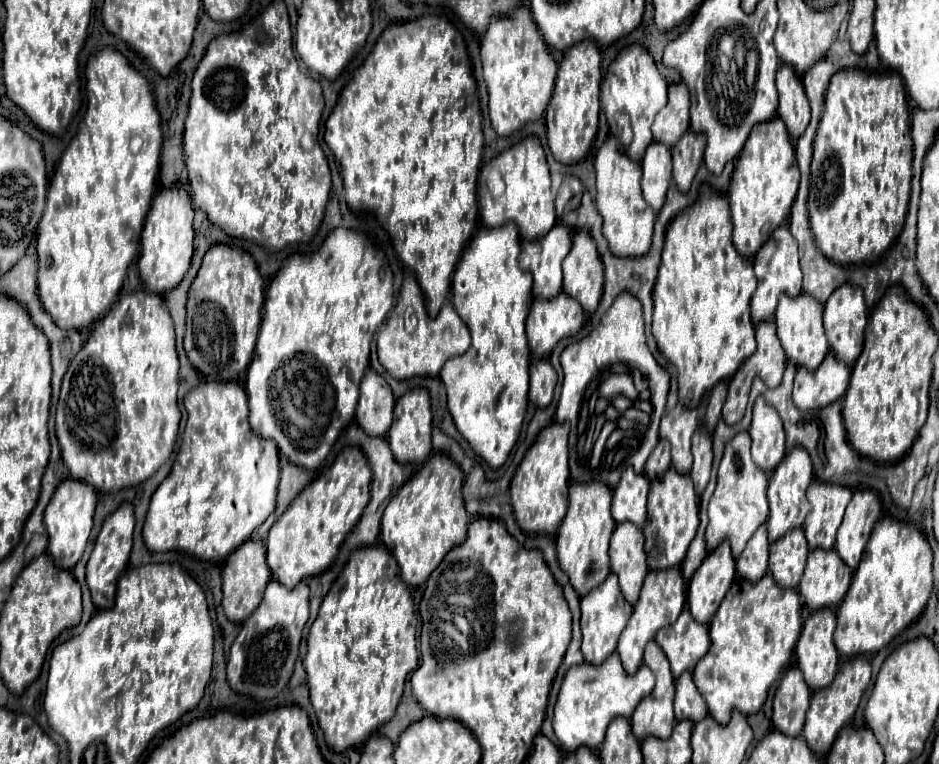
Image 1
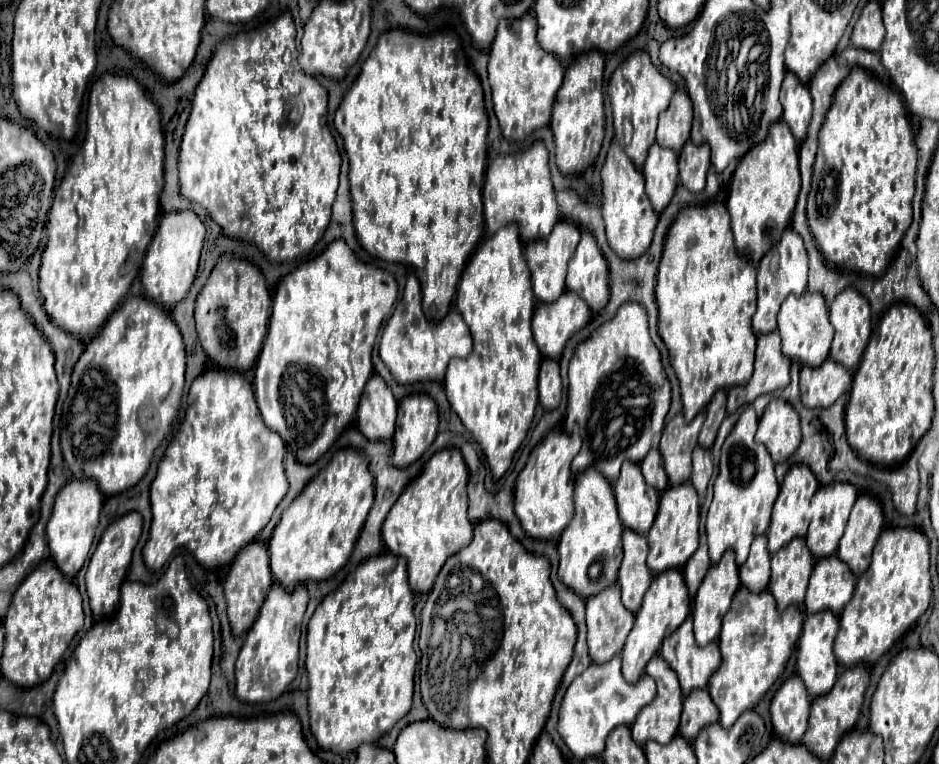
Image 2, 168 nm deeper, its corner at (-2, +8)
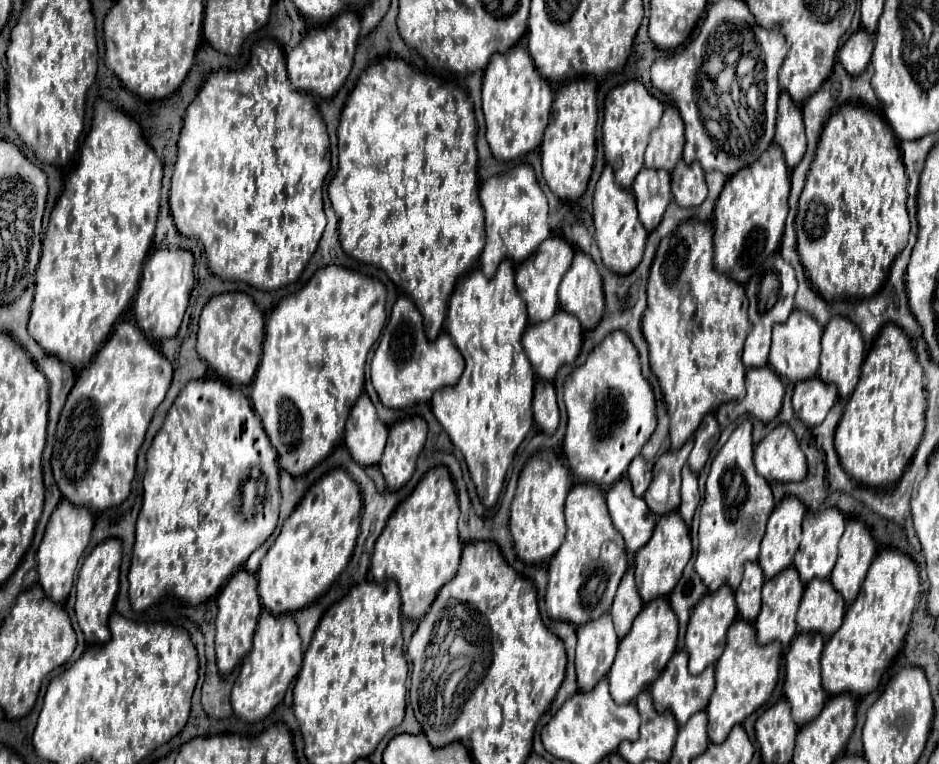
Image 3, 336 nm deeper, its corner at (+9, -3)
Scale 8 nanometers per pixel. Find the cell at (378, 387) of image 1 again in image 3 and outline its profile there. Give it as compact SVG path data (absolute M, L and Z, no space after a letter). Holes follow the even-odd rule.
M364 393L352 407L346 423L346 447L362 467L378 465L388 439L388 427L380 421L370 397Z

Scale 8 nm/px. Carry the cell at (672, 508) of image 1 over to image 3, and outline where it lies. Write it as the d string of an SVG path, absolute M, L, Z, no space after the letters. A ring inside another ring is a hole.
M678 511L662 515L654 527L650 541L634 557L636 585L638 585L638 593L644 599L644 603L656 599L658 595L670 595L672 587L678 583L682 569L686 567L690 557L692 557L692 541L690 541L690 531L684 519L680 517Z

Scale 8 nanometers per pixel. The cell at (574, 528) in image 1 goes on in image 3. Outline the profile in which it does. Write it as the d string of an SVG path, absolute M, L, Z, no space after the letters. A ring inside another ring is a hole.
M576 483L570 489L566 499L566 525L566 539L548 565L546 611L552 619L580 625L610 611L616 587L628 567L628 557L620 533L612 527L604 493L596 485Z

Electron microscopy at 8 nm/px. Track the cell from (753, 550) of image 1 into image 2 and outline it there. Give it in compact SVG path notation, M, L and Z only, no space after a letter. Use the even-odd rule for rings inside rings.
M757 536L751 544L747 562L739 568L741 584L749 592L763 592L769 584L769 562L771 554L767 552L767 536Z

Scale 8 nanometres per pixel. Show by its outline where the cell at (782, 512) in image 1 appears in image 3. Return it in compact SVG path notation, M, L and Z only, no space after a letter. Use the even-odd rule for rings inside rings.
M788 495L768 517L766 535L762 539L762 549L758 555L758 563L766 579L792 565L794 553L798 551L802 539L804 513L804 503L798 497Z

